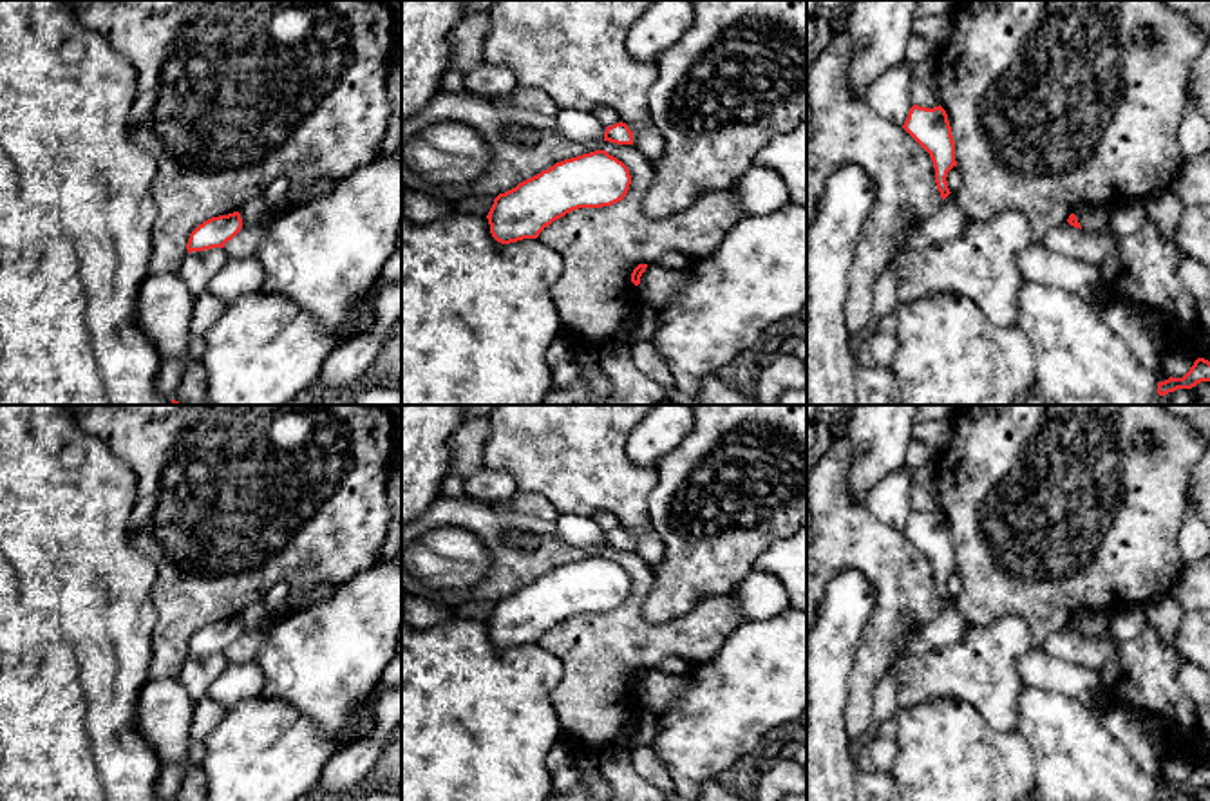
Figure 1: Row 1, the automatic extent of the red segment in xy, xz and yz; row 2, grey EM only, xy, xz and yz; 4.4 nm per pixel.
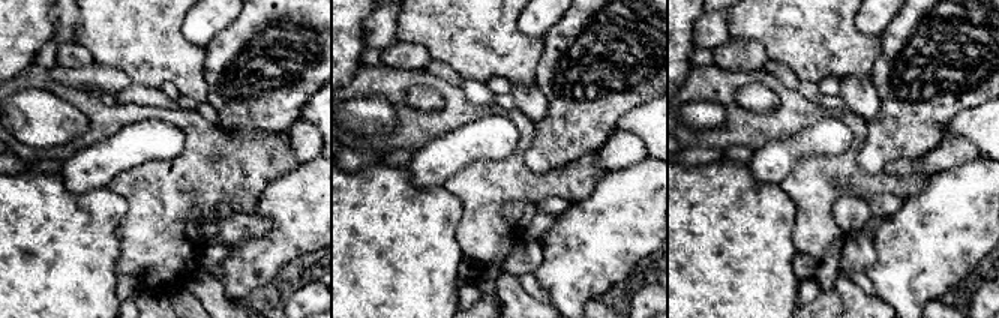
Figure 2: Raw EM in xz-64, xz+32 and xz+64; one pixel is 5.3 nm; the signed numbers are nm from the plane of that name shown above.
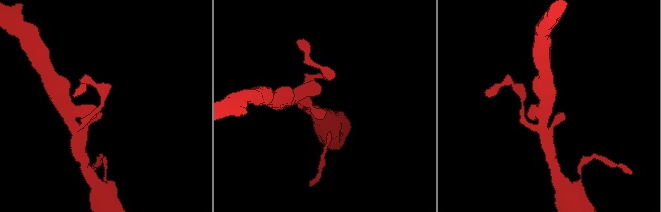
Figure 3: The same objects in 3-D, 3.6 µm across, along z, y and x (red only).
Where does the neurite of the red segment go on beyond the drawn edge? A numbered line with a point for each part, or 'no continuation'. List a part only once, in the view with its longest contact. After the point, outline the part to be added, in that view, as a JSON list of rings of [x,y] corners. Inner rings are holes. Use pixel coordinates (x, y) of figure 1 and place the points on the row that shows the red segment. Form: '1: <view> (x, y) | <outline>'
no continuation

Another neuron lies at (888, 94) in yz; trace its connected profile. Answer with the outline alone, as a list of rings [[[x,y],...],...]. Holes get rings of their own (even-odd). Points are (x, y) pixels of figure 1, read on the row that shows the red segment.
[[[904,60],[899,67],[879,76],[866,92],[868,105],[886,121],[903,127],[913,101],[910,98],[912,63]]]

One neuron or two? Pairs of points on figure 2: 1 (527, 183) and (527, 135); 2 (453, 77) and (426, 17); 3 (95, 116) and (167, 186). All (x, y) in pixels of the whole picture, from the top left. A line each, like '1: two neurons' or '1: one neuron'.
1: one neuron
2: two neurons
3: one neuron

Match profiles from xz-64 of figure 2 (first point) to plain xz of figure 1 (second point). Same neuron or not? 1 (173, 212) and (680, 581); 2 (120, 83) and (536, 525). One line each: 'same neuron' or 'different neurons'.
1: different neurons
2: different neurons

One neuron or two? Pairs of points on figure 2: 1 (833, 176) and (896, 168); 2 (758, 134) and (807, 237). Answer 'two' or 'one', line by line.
1: two
2: one

